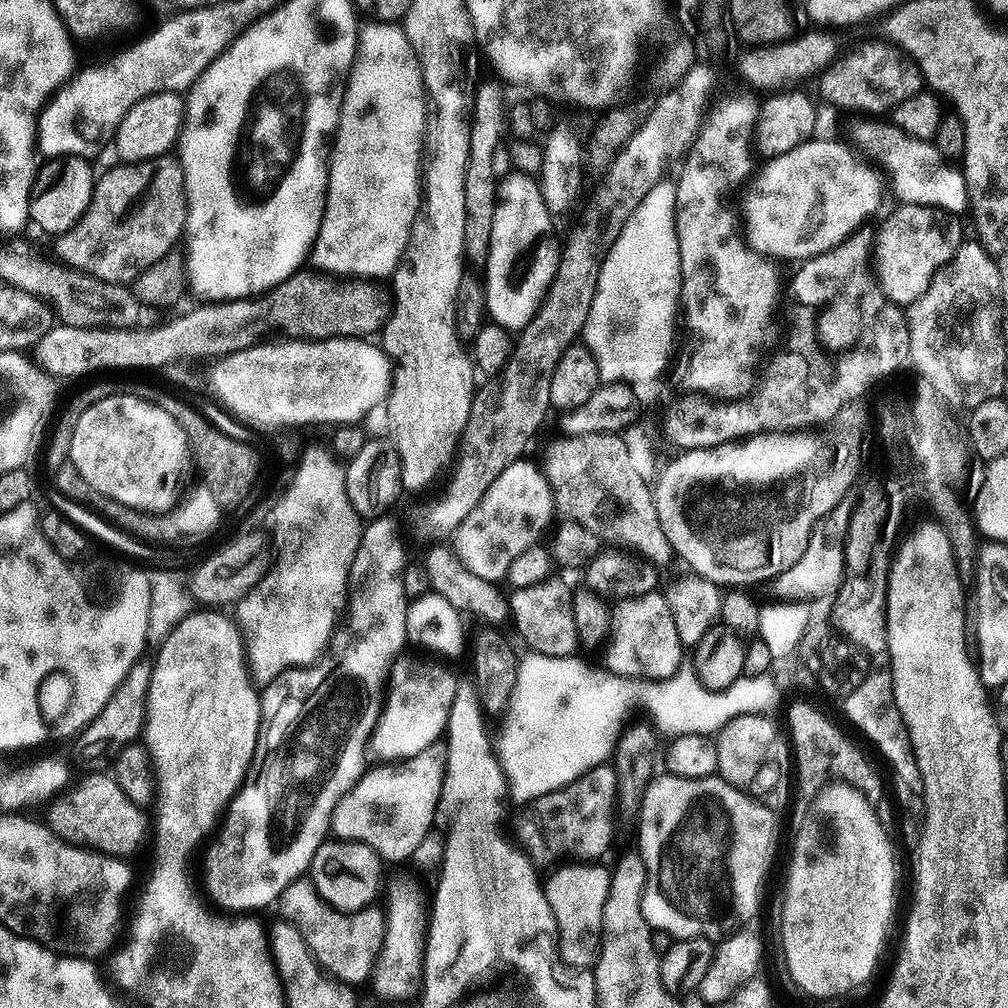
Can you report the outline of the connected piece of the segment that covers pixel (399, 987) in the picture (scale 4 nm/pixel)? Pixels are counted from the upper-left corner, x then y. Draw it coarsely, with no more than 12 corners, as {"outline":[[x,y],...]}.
{"outline":[[412,876],[387,881],[370,985],[415,1001],[430,908]]}

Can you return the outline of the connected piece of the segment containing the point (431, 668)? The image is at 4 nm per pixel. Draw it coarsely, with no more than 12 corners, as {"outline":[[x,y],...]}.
{"outline":[[401,655],[370,742],[384,762],[437,743],[458,687],[440,664]]}

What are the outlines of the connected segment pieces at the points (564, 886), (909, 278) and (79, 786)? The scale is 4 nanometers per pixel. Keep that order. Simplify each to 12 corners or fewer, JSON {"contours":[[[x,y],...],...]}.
{"contours":[[[570,862],[543,881],[560,956],[600,957],[611,871]],[[900,204],[874,232],[874,275],[913,304],[965,239],[959,219]],[[84,774],[47,805],[49,830],[128,858],[142,808],[112,774]]]}

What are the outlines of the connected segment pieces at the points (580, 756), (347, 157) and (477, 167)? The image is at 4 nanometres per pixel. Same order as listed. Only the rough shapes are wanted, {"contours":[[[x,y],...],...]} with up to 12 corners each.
{"contours":[[[529,651],[494,751],[523,806],[657,733],[736,715],[691,663],[665,680]],[[359,29],[310,260],[388,278],[422,207],[426,93]],[[499,83],[473,95],[464,254],[488,261],[496,150],[506,126]]]}

